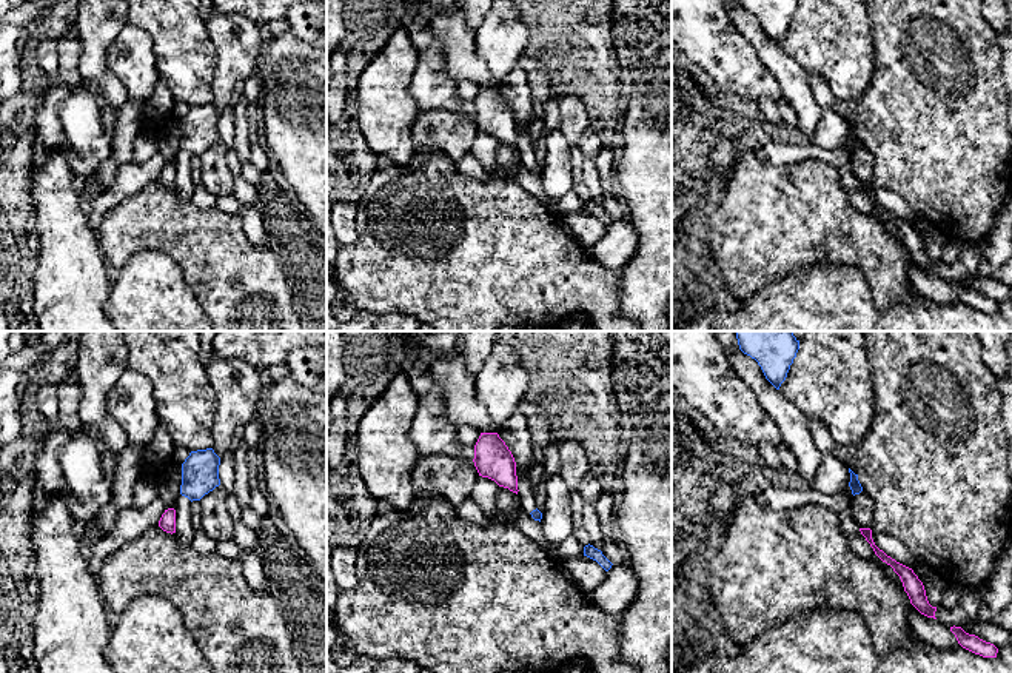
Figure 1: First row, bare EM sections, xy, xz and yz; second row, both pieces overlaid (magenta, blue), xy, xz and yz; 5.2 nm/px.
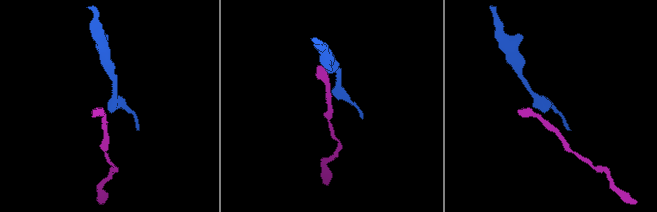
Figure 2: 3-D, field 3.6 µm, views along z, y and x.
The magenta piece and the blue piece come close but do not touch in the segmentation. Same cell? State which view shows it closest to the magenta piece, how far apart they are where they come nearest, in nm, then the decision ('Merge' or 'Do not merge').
Closest in xy. Distance 90 nm. Do not merge

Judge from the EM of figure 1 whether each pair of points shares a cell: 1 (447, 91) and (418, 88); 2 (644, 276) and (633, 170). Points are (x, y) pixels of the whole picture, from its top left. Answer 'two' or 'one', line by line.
1: one
2: one

